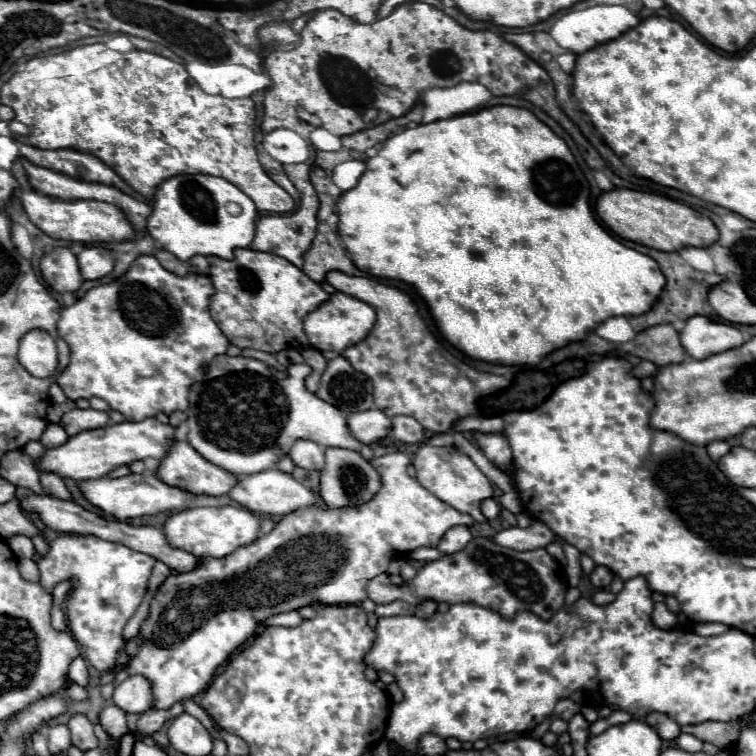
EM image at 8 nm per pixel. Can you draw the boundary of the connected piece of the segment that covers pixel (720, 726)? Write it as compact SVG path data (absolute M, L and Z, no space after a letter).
M732 720L732 722L704 722L696 726L682 726L682 732L688 732L702 742L710 742L716 748L730 748L738 740L742 732L742 722Z

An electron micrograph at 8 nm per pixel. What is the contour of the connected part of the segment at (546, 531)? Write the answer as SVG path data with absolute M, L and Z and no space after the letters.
M534 522L528 528L508 528L508 530L500 530L498 534L492 536L492 540L498 546L504 548L512 548L518 552L528 552L528 550L538 550L538 548L546 548L550 542L554 542L554 532L550 532L550 528L546 528L546 524L542 522Z

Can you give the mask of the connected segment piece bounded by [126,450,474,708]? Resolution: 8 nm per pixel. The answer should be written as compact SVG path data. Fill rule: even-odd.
M404 450L372 458L370 464L380 474L382 486L374 498L362 506L308 506L294 510L282 516L272 532L238 548L230 556L198 558L194 570L170 574L150 602L150 612L138 632L140 648L126 666L130 674L142 674L154 684L154 708L170 708L182 698L192 698L204 692L228 656L256 634L260 620L264 622L274 614L298 610L308 604L360 604L366 598L366 582L378 574L384 574L388 562L396 554L412 552L420 546L438 546L438 540L448 528L458 524L470 526L474 522L470 516L454 510L432 492L422 488L416 478L406 474L410 460L412 456Z

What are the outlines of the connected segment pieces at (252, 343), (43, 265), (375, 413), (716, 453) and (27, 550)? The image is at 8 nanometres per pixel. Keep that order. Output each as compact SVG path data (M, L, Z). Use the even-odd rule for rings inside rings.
M238 248L232 260L210 256L210 280L214 286L214 294L210 296L210 316L230 344L270 354L284 348L308 346L310 342L302 328L304 316L330 298L318 282L310 280L288 260L250 248Z
M66 246L44 254L40 260L40 270L46 284L58 292L76 292L82 284L78 260Z
M378 408L348 414L346 424L348 424L350 434L362 444L372 444L372 442L388 436L388 432L392 428L392 420Z
M716 440L716 442L710 442L706 446L706 450L708 450L708 454L710 454L712 460L720 460L730 450L730 444L726 440Z
M12 536L8 538L8 544L16 558L32 558L34 556L34 544L28 536Z

